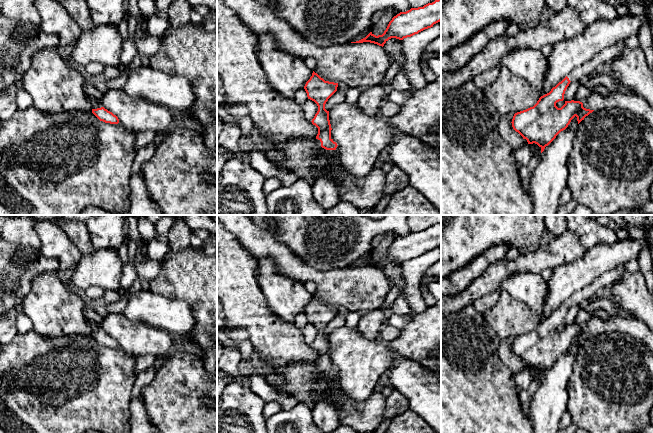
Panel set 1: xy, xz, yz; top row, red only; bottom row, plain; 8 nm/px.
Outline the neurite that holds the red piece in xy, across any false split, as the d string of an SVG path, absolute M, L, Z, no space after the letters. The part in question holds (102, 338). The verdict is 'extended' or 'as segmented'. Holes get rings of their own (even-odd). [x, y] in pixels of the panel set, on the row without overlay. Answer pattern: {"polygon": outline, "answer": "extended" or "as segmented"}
{"polygon": "M91 322L93 326L93 333L92 337L100 344L105 347L110 347L110 348L118 348L119 343L116 339L114 339L112 336L108 335L105 333L102 329L102 327L95 323Z", "answer": "extended"}

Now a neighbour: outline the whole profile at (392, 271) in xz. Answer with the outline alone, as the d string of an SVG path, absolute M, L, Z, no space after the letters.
M391 262L383 270L385 276L393 282L393 285L397 286L401 284L401 264Z

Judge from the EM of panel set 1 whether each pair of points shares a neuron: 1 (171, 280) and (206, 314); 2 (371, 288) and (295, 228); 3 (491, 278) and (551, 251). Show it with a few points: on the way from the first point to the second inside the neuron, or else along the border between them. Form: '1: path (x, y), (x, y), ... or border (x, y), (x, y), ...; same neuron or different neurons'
1: path (180, 285), (200, 305); same neuron
2: border (349, 265), (343, 268), (321, 271); different neurons
3: path (506, 267), (536, 261); same neuron

